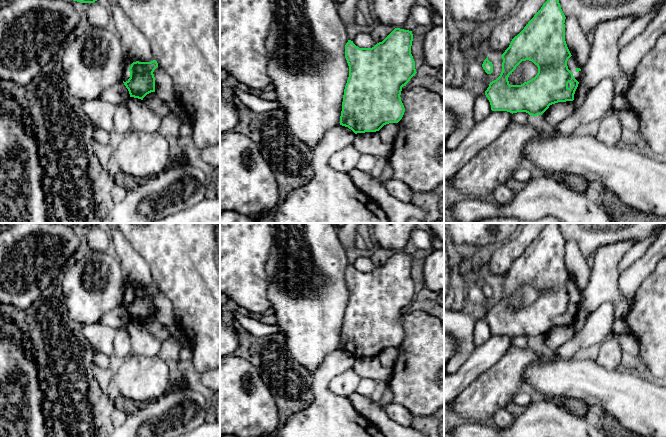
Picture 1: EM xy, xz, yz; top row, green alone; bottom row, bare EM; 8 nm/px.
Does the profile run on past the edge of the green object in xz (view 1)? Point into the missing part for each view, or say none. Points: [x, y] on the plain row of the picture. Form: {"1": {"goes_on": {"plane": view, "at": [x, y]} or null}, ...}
{"1": {"goes_on": null}}

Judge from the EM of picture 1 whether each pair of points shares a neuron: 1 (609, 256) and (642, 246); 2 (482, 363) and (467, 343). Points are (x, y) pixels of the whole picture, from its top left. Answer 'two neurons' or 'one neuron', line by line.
1: two neurons
2: two neurons

